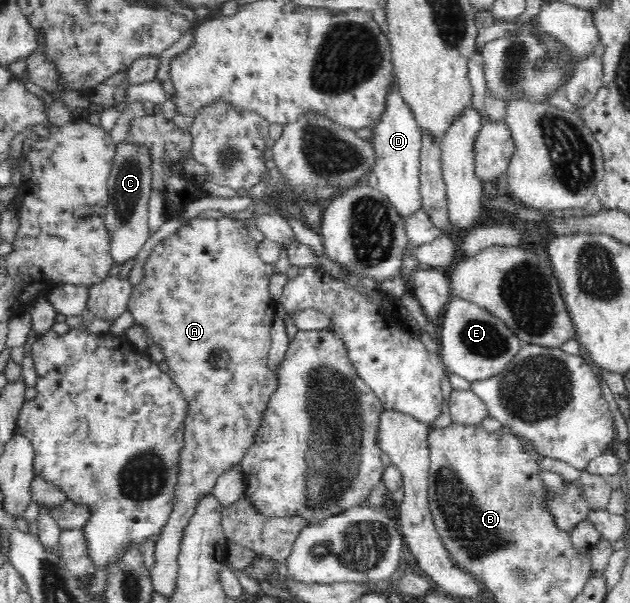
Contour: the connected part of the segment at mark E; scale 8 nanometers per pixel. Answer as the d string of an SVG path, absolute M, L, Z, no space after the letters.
M451 296L438 322L442 346L440 357L445 369L465 378L467 381L481 381L502 372L515 359L521 341L499 319L486 309L456 296Z

